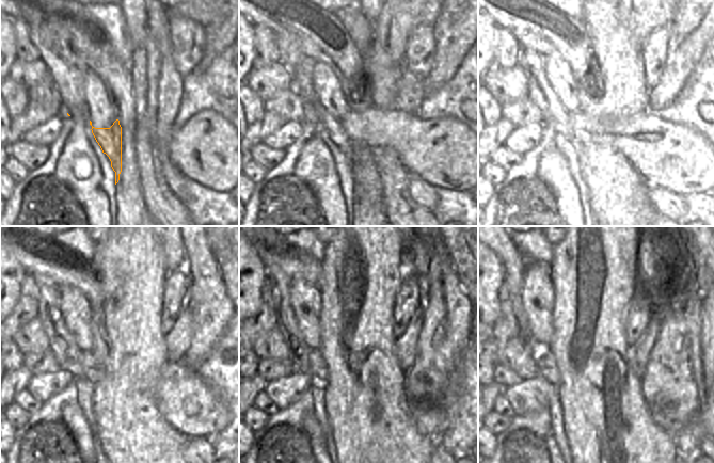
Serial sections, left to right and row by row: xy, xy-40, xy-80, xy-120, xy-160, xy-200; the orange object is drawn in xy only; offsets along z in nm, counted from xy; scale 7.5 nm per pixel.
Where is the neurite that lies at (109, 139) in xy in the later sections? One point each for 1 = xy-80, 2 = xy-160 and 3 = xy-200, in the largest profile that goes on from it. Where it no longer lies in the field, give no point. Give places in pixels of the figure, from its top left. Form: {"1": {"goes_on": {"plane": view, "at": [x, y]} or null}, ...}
{"1": {"goes_on": {"plane": "xy-80", "at": [575, 127]}}, "2": {"goes_on": {"plane": "xy-160", "at": [287, 324]}}, "3": {"goes_on": {"plane": "xy-200", "at": [513, 264]}}}

